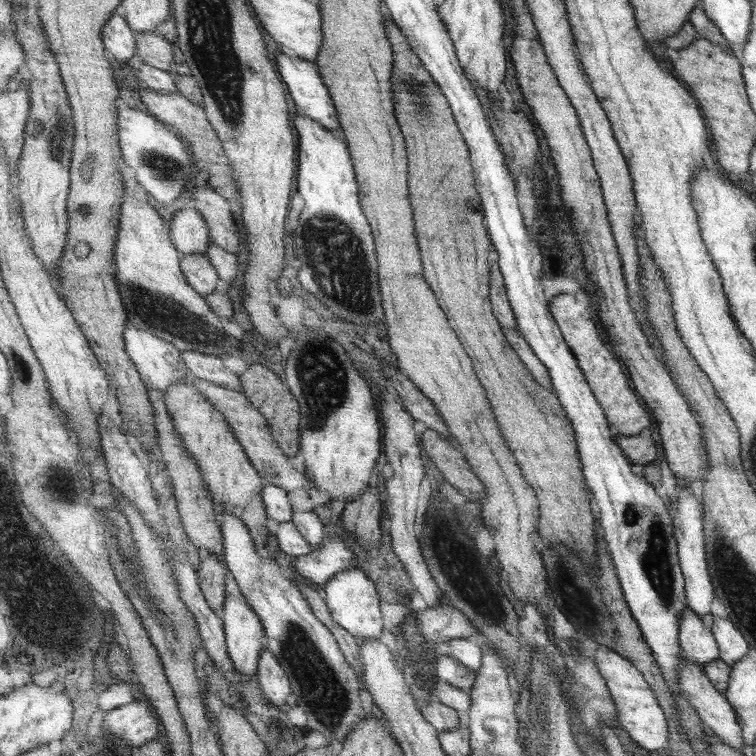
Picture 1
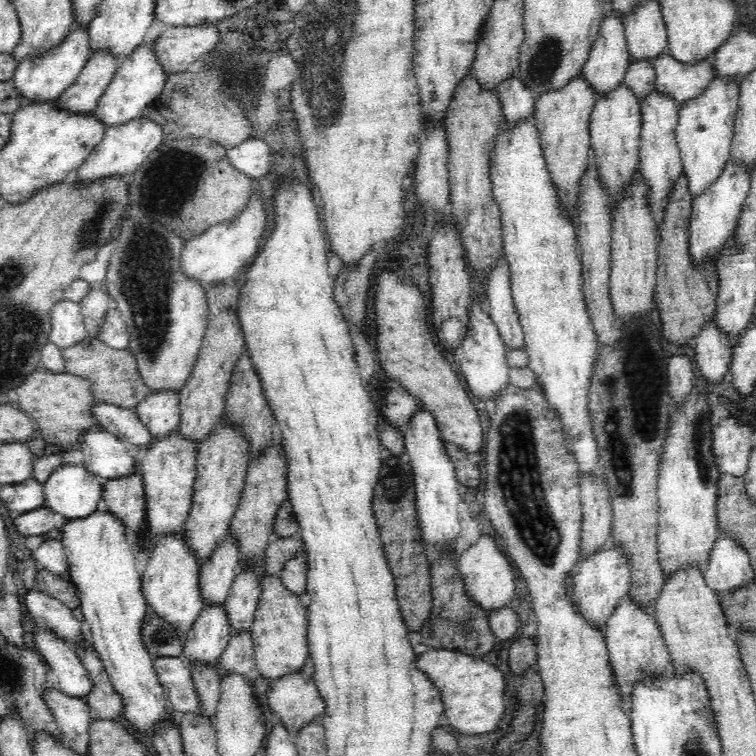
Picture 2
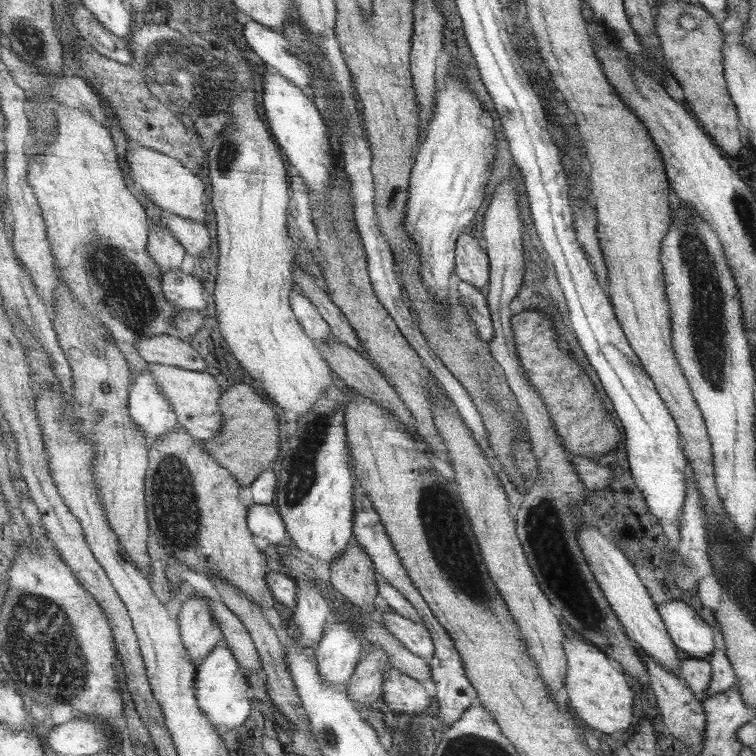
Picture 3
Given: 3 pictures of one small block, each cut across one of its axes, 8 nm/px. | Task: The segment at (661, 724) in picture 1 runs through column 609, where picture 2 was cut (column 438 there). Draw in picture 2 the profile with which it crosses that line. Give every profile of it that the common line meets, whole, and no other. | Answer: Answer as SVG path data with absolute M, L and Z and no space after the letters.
M430 647L418 658L418 667L426 671L441 690L443 722L462 735L479 736L497 730L500 720L504 720L508 704L514 704L514 698L506 696L504 672L496 664L486 662L484 657L468 655L464 650Z

